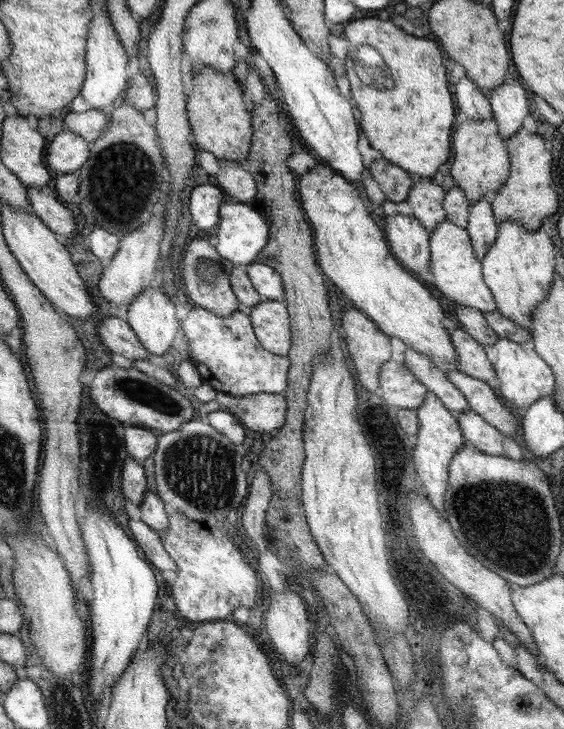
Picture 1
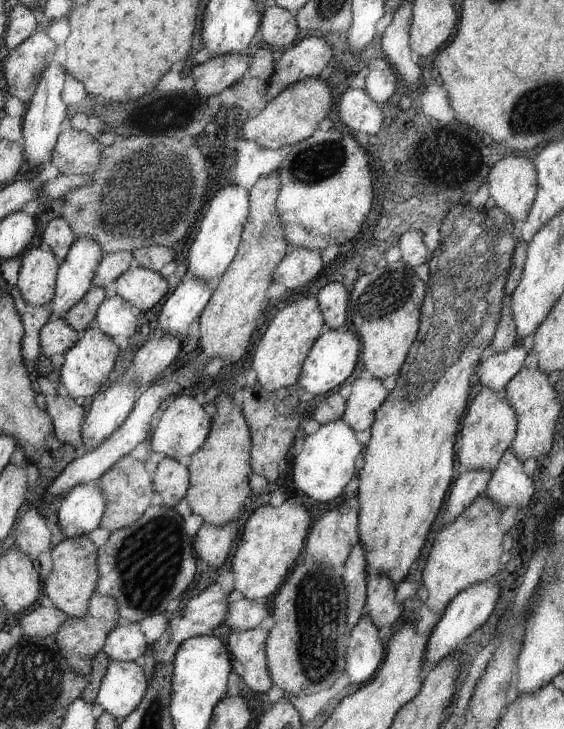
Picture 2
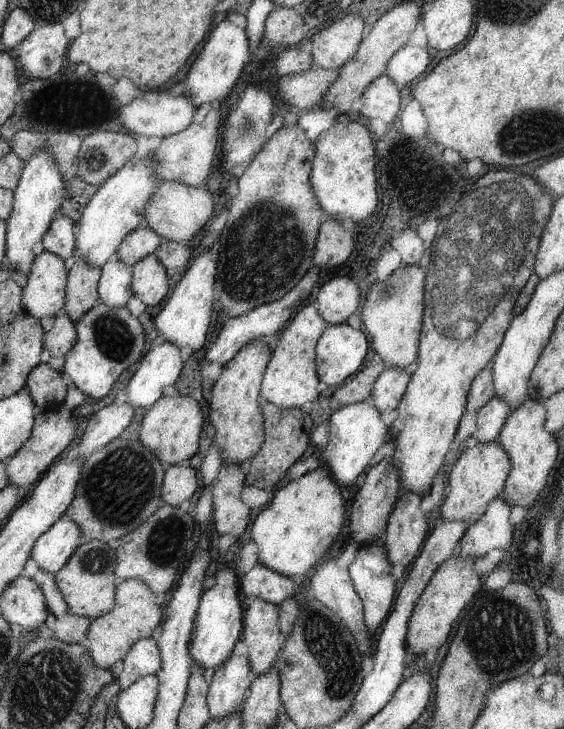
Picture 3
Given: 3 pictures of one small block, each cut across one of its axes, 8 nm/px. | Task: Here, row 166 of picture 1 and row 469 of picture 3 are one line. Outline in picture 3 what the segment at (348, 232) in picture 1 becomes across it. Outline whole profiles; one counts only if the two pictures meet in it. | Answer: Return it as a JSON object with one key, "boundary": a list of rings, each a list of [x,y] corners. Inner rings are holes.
{"boundary":[[[326,465],[288,481],[275,491],[270,504],[256,515],[251,539],[258,545],[259,562],[286,576],[304,576],[324,558],[344,526],[346,504],[342,490]]]}

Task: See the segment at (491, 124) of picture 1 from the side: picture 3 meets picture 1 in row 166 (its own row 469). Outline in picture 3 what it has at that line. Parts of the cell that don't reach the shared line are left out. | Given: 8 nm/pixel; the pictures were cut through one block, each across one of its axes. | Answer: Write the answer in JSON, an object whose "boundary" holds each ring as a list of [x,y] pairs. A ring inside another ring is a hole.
{"boundary":[[[497,442],[485,445],[477,443],[474,448],[465,449],[448,474],[448,493],[441,501],[441,518],[447,521],[462,521],[468,527],[478,523],[489,505],[501,496],[510,469],[510,457]]]}

